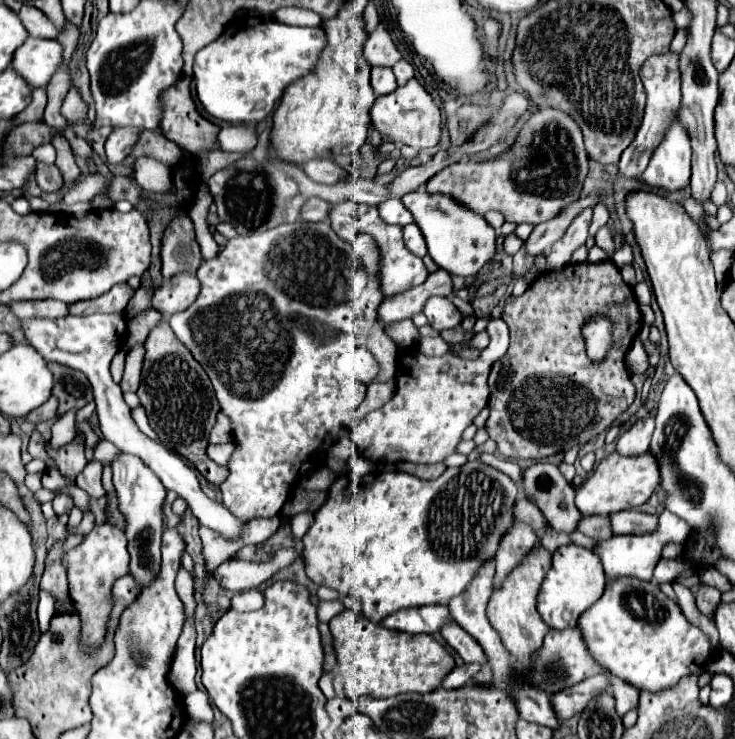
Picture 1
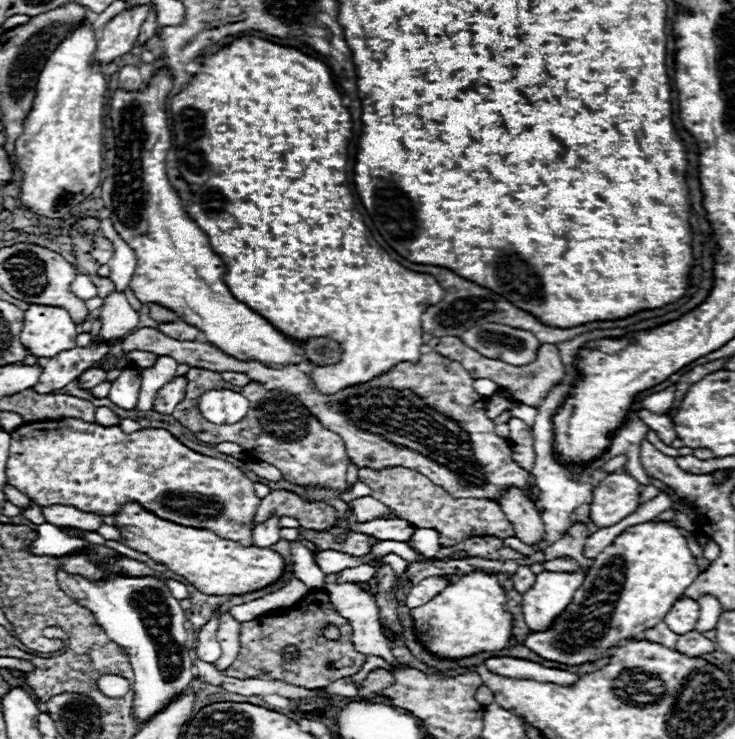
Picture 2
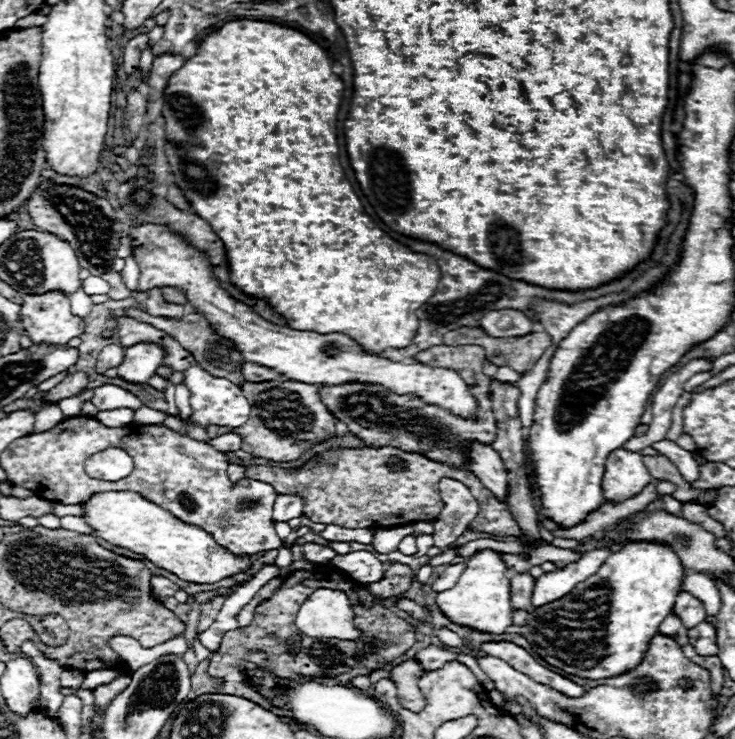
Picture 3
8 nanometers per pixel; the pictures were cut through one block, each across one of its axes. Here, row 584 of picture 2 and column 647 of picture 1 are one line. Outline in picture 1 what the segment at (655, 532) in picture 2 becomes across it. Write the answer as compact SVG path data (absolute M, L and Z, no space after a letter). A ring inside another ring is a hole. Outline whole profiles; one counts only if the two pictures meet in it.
M644 580L608 582L600 600L580 616L578 628L588 652L600 666L638 690L650 692L678 684L684 674L702 668L708 656L718 650L684 618L676 602L662 594L656 584Z

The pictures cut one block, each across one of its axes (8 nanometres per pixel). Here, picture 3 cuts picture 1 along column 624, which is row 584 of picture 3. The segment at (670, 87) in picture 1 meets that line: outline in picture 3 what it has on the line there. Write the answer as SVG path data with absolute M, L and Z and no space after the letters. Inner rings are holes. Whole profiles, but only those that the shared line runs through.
M152 576L150 578L150 592L160 602L164 602L166 596L174 596L176 590L178 590L178 586L174 582L170 582L168 578L164 578L164 576Z

